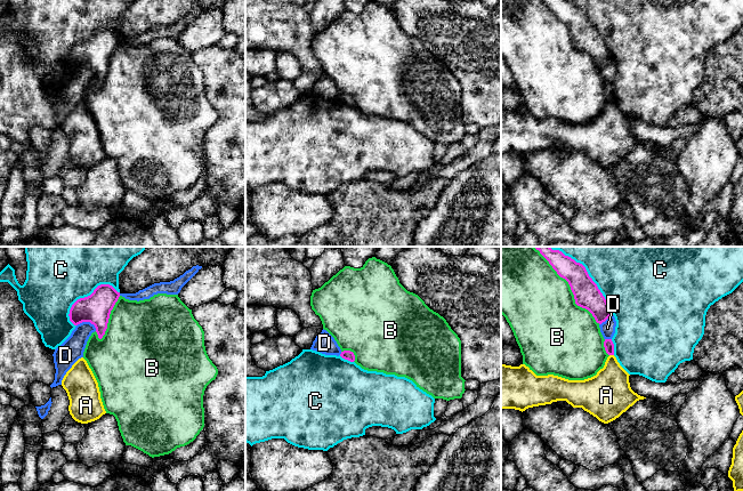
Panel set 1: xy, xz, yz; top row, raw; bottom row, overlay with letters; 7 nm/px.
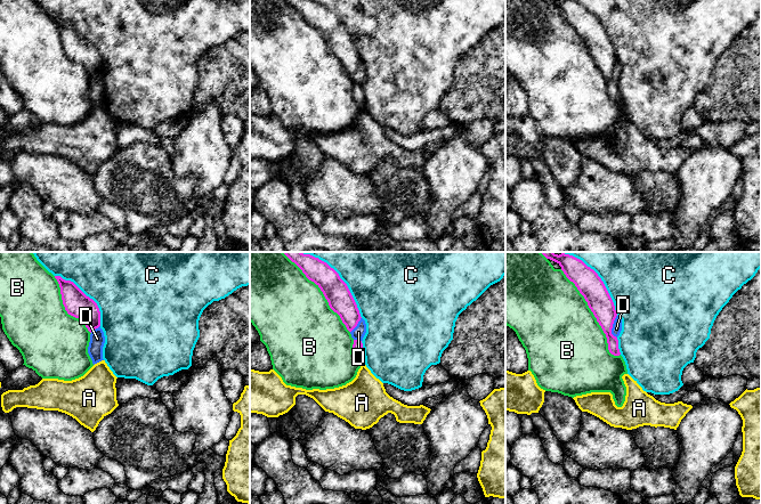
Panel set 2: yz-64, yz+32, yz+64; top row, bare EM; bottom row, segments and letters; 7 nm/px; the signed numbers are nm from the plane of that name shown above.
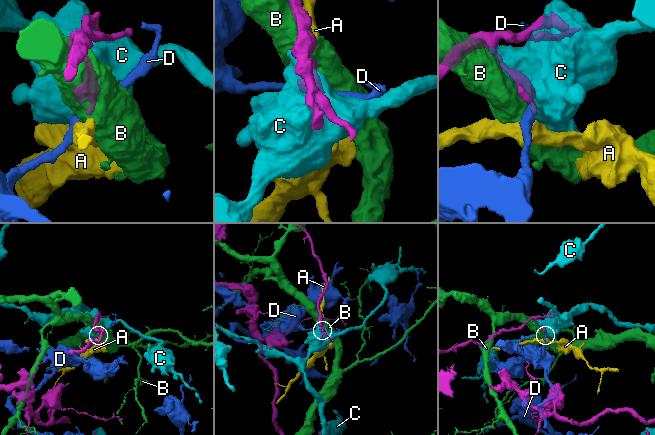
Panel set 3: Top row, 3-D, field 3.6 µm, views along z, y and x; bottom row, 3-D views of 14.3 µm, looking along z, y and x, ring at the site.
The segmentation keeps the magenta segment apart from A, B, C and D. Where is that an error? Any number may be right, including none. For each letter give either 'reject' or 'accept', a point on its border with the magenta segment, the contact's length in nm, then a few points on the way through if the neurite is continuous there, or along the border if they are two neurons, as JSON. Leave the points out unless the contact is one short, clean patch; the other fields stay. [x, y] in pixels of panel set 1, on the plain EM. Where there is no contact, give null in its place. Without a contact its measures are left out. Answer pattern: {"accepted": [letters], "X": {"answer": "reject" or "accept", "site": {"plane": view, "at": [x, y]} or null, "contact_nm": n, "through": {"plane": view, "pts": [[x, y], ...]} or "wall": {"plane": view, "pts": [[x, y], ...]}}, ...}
{"accepted": [], "A": {"answer": "reject", "site": {"plane": "yz", "at": [612, 98]}, "contact_nm": 30, "wall": {"plane": "yz", "pts": [[610, 98], [613, 99]]}}, "B": {"answer": "reject", "site": {"plane": "yz", "at": [572, 35]}, "contact_nm": 650}, "C": {"answer": "reject", "site": {"plane": "xy", "at": [88, 40]}, "contact_nm": 420}, "D": {"answer": "reject", "site": {"plane": "xy", "at": [88, 65]}, "contact_nm": 150, "wall": {"plane": "xy", "pts": [[77, 70], [82, 66], [90, 66], [96, 74]]}}}

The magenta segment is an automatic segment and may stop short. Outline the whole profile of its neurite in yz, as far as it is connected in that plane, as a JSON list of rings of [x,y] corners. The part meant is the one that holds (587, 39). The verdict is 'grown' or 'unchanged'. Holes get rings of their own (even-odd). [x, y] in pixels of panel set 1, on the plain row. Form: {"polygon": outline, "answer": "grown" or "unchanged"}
{"polygon": [[[568,0],[543,1],[557,18],[568,26],[574,39],[575,48],[588,54],[597,67],[601,69],[612,59],[605,41],[582,8],[576,7]]], "answer": "unchanged"}

